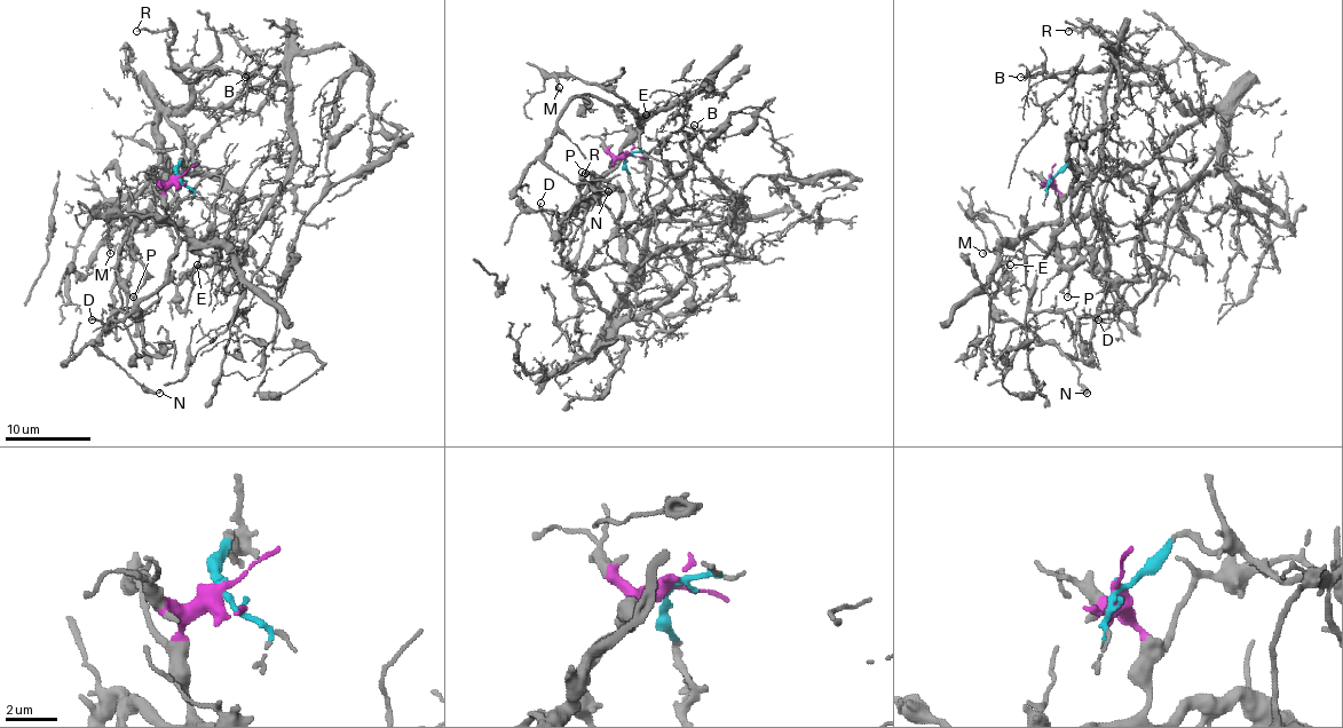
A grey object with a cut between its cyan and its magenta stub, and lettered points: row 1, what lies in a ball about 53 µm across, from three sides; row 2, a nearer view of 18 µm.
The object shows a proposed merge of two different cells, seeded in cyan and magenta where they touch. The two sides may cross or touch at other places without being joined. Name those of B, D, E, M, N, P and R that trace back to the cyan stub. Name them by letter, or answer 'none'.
B, R

